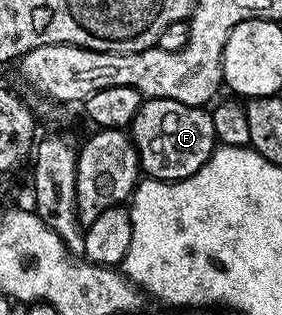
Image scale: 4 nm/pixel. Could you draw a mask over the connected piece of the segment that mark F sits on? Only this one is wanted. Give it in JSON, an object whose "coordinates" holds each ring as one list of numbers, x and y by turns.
{"coordinates":[[173,98,144,99,129,126,129,135,139,155,140,169,152,180,170,182,197,174,217,147,210,111]]}

